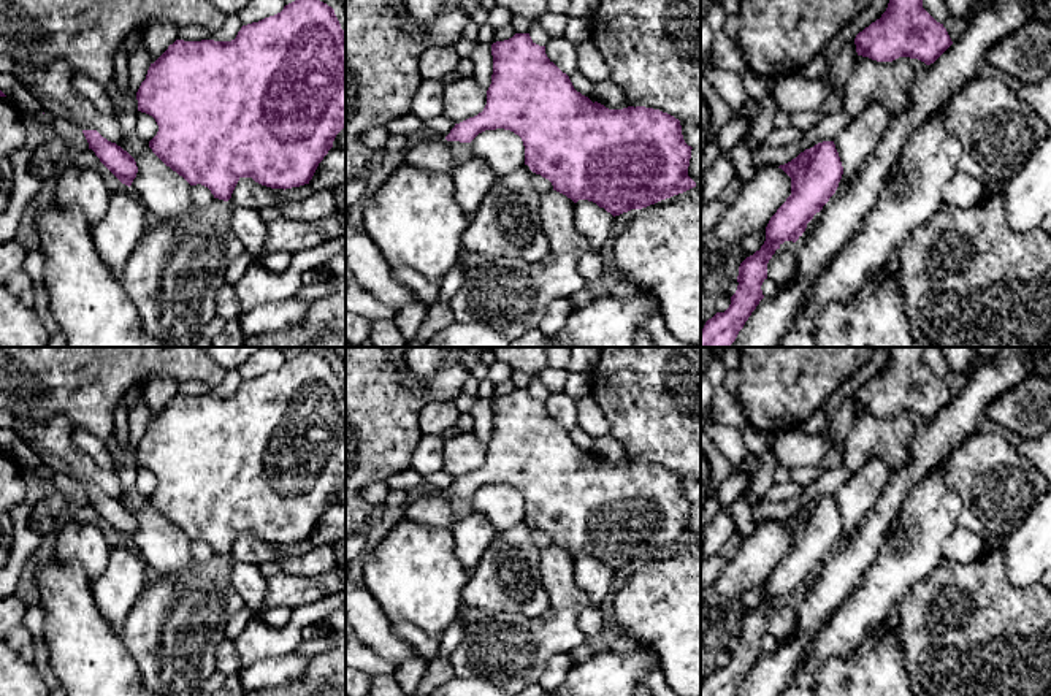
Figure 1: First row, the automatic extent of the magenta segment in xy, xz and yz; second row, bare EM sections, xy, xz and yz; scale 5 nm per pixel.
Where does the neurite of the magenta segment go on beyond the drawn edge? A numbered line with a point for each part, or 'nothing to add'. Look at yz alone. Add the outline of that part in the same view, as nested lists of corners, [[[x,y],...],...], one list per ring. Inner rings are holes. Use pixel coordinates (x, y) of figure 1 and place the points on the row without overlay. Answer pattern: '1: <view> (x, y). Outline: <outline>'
nothing to add

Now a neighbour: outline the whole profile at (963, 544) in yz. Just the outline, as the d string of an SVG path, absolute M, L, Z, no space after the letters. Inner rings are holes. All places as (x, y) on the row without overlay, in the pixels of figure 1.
M956 526L956 530L948 536L943 544L943 553L946 560L954 560L964 563L970 558L980 556L986 550L984 534L973 533L964 526Z

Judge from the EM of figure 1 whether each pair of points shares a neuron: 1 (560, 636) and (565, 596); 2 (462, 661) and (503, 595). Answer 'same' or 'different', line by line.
1: different
2: different

